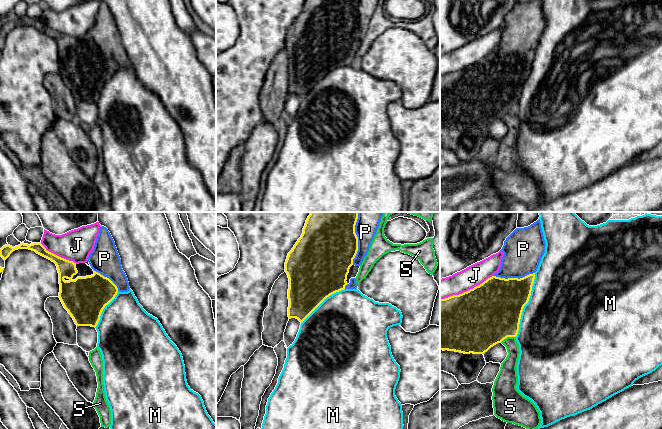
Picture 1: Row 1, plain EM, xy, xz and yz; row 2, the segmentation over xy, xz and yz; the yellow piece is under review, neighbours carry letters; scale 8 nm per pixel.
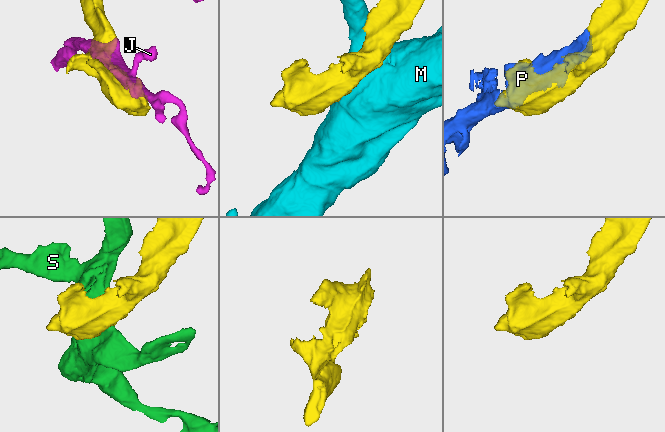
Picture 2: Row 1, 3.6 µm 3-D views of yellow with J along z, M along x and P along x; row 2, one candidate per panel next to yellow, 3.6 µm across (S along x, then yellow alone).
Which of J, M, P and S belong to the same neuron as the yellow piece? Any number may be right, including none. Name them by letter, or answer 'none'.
P

